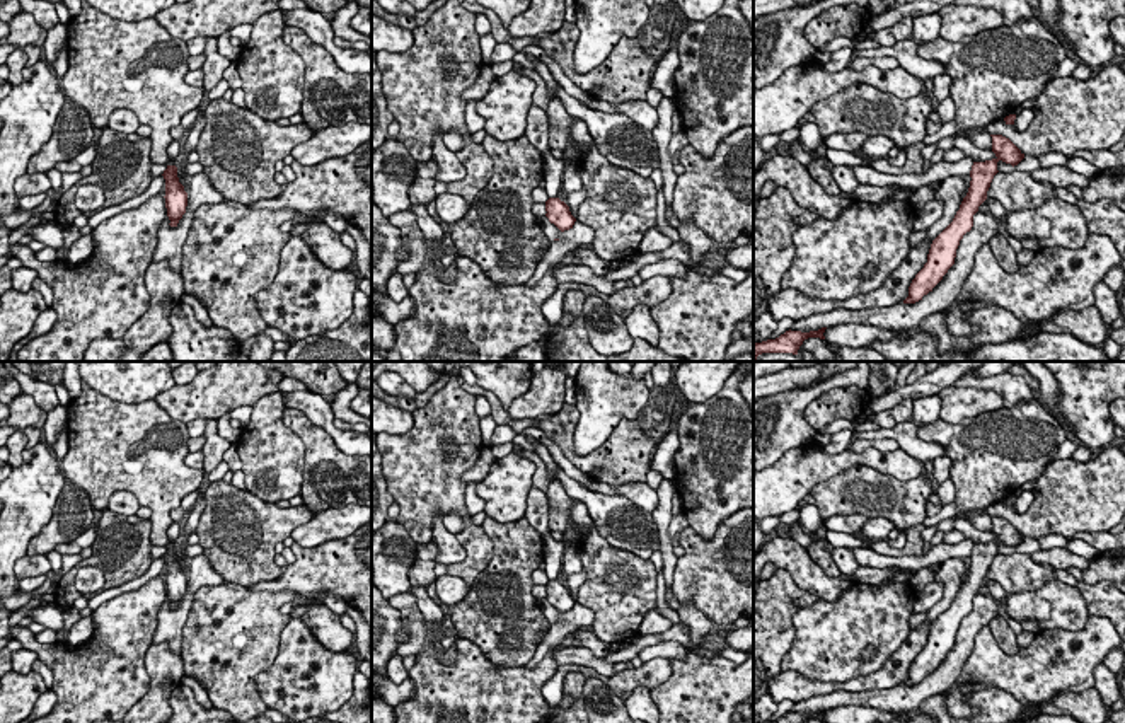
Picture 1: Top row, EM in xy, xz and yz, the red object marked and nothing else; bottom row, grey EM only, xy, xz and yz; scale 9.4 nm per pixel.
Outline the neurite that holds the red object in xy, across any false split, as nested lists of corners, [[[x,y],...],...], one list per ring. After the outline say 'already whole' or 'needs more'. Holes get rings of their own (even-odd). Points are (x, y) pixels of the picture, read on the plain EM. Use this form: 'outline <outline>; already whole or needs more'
outline [[[167,547],[162,558],[165,561],[164,580],[165,580],[167,599],[170,602],[169,607],[177,609],[179,602],[186,595],[188,575],[184,573],[184,568],[179,564],[176,547]]]; already whole

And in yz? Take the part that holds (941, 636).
outline [[[992,518],[992,534],[995,539],[985,544],[973,544],[970,552],[970,570],[963,580],[960,592],[956,593],[953,604],[932,622],[927,645],[915,656],[909,668],[909,679],[903,685],[915,685],[922,682],[924,677],[932,674],[932,670],[943,662],[948,651],[955,646],[956,631],[960,622],[973,609],[973,597],[978,588],[987,581],[987,573],[997,552],[997,544],[1002,542],[1018,547],[1024,535],[1006,518]]]; already whole

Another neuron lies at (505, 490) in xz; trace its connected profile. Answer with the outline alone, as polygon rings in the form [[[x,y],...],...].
[[[515,454],[496,459],[489,474],[476,486],[477,495],[484,500],[486,517],[499,523],[523,518],[535,469],[532,460]]]

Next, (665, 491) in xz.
[[[663,479],[656,489],[658,506],[653,512],[653,518],[660,530],[660,551],[663,556],[663,575],[668,588],[673,587],[673,571],[677,566],[677,558],[673,554],[673,539],[668,537],[668,525],[672,520],[672,498],[675,495],[675,486],[670,479]]]

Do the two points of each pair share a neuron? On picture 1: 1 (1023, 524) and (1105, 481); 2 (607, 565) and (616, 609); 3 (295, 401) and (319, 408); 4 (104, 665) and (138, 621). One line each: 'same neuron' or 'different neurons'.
1: same neuron
2: same neuron
3: same neuron
4: same neuron

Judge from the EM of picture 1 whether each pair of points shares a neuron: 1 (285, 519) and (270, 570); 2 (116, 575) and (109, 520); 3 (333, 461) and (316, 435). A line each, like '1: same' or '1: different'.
1: same
2: same
3: same

